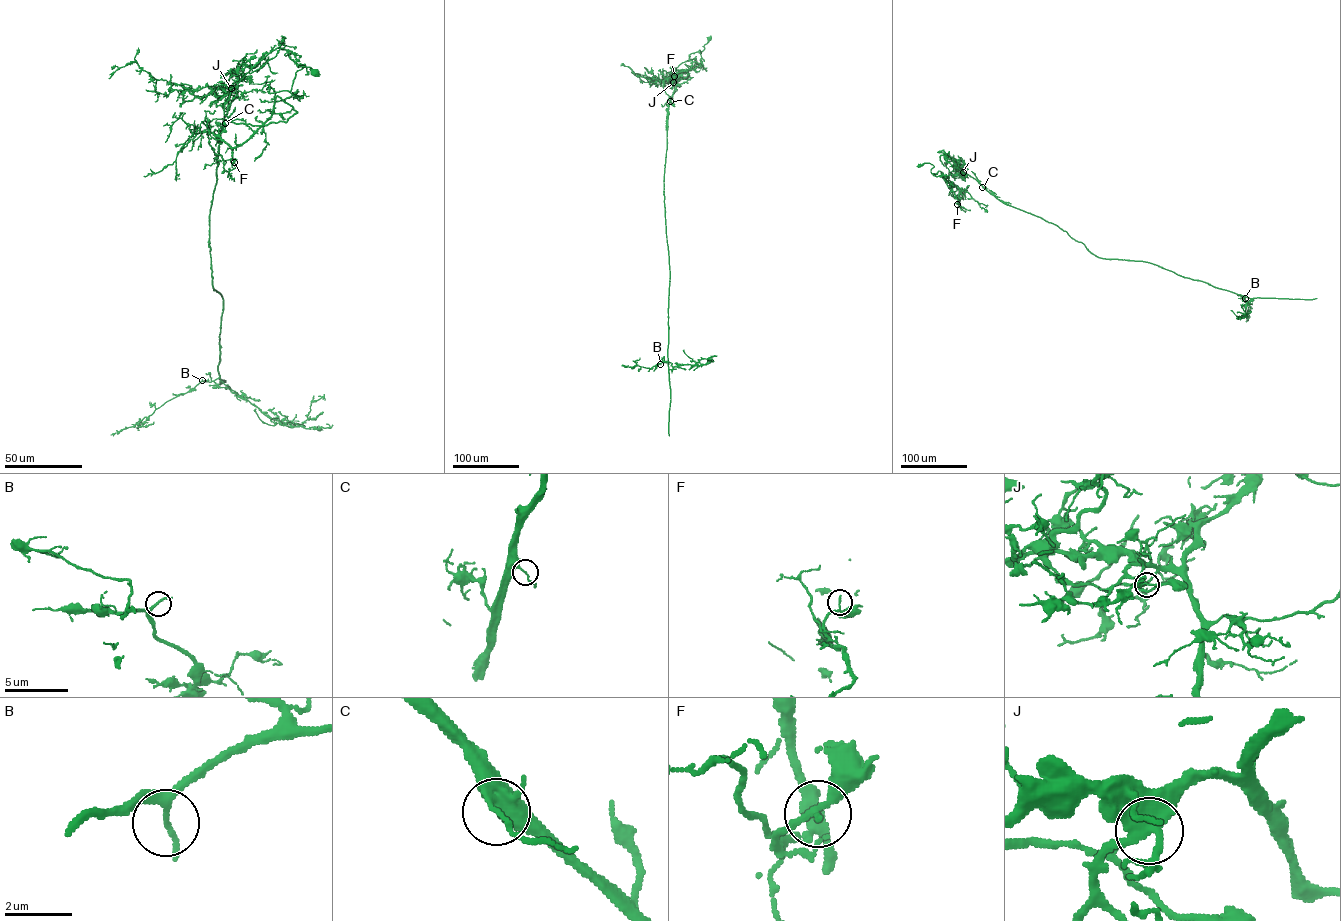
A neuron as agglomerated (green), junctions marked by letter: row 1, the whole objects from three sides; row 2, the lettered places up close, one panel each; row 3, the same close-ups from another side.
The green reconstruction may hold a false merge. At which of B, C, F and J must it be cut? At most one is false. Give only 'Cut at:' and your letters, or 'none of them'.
Cut at: J

